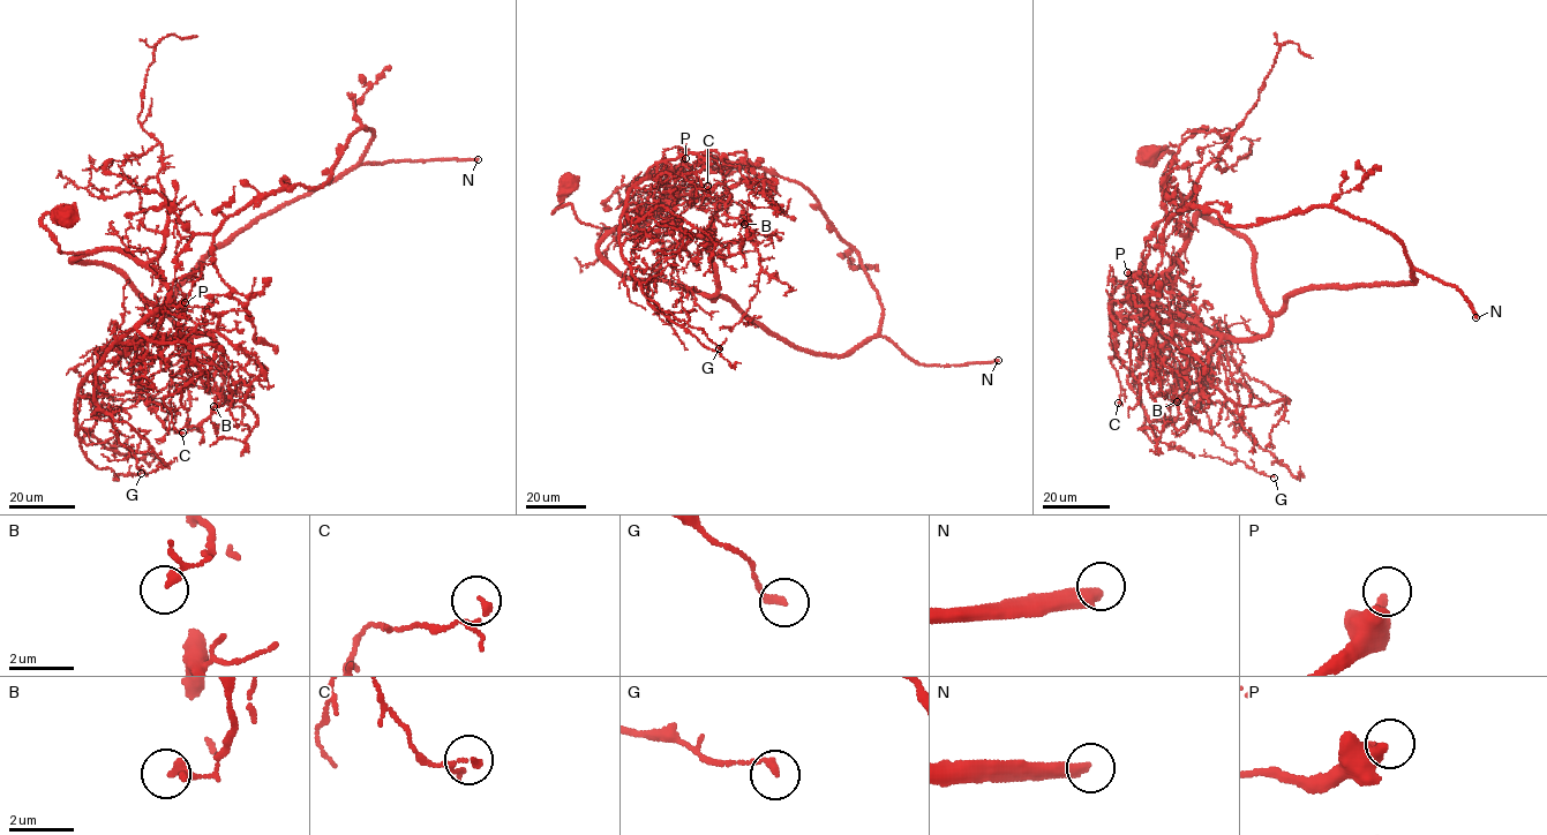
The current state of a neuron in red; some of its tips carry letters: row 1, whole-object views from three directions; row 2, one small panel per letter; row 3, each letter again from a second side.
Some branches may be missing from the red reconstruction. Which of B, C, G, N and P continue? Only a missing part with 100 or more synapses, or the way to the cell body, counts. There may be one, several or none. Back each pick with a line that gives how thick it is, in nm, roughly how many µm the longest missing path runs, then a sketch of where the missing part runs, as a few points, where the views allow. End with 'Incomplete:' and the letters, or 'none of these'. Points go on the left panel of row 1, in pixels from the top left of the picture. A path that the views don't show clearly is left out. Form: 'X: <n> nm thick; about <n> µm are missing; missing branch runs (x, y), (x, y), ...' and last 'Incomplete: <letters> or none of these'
N: 400 nm thick; about 300 µm are missing
Incomplete: N

